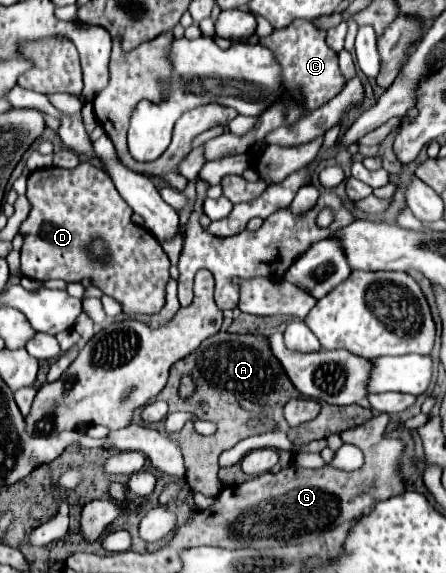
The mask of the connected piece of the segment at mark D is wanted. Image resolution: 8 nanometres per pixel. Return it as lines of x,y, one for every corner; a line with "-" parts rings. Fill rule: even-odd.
84,161
76,169
48,167
32,171
28,177
26,197
32,209
26,221
20,225
20,233
24,235
24,245
20,251
22,277
36,281
82,281
90,277
96,287
100,287
106,295
122,305
124,313
154,315
162,311
162,305
166,303
166,279
170,279
170,259
158,241
143,241
142,236
148,231
132,223
132,209
116,193
114,183
110,181
110,177
106,177
106,171
102,167
-
96,241
102,241
108,247
108,255
104,261
94,261
88,255
88,245

